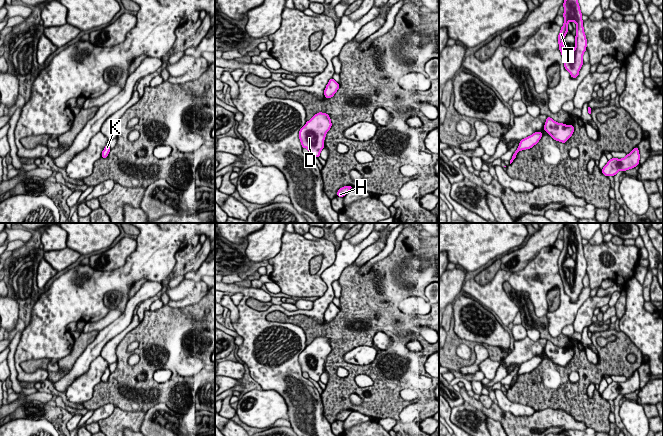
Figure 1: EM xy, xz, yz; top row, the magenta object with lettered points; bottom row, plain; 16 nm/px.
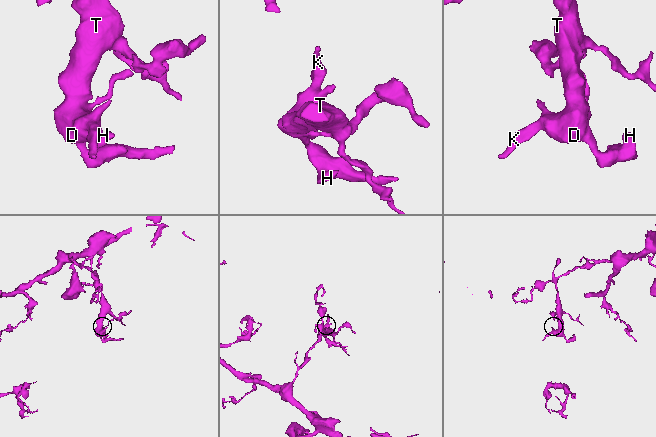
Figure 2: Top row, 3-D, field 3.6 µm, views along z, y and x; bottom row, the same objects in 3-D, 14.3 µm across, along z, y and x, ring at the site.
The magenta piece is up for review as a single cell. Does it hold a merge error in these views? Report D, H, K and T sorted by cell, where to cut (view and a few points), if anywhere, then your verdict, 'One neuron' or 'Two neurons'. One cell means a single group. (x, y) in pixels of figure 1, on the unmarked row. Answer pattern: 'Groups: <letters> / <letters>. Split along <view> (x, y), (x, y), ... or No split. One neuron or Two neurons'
Groups: D H K T. No split. One neuron

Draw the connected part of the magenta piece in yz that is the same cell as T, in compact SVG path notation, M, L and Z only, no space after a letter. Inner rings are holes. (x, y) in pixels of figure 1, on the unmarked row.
M565 223L563 231L564 248L561 251L560 257L558 259L559 274L563 282L565 293L570 297L571 302L577 302L579 299L579 295L584 288L583 278L587 273L587 263L584 257L582 237L580 234L578 223ZM569 245L575 246L577 252L575 260L575 272L567 276L565 271L563 270L563 264L568 257Z

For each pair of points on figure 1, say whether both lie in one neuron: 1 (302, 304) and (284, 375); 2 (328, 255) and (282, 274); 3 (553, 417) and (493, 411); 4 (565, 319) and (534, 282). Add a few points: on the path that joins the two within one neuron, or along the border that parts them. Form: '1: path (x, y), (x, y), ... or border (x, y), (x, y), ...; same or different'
1: border (313, 301), (313, 305), (309, 309), (298, 309); different
2: path (317, 251), (305, 251), (293, 263); same
3: path (538, 423), (510, 423), (508, 421); same
4: path (553, 317), (540, 306), (538, 294); same

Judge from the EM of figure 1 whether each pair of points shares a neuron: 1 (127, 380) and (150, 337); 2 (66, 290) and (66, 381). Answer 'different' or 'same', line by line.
1: same
2: different

